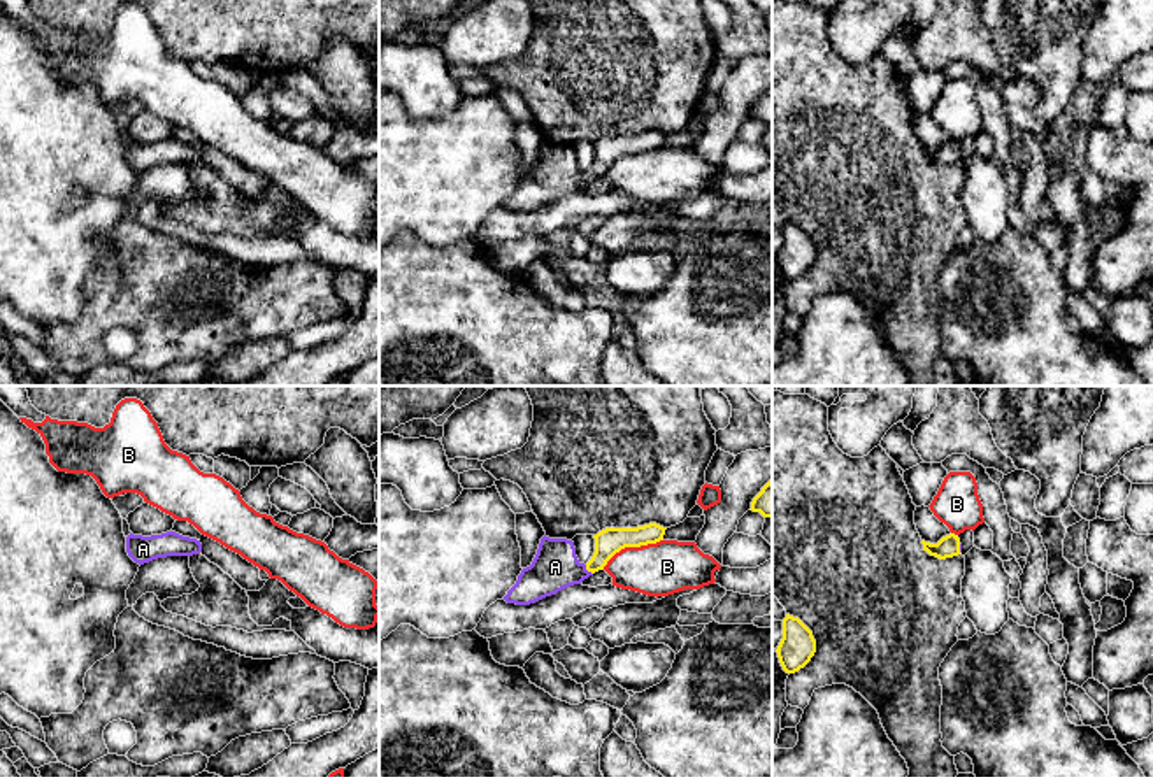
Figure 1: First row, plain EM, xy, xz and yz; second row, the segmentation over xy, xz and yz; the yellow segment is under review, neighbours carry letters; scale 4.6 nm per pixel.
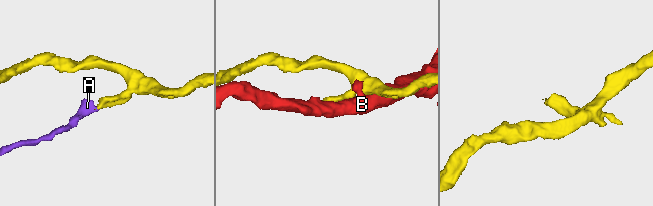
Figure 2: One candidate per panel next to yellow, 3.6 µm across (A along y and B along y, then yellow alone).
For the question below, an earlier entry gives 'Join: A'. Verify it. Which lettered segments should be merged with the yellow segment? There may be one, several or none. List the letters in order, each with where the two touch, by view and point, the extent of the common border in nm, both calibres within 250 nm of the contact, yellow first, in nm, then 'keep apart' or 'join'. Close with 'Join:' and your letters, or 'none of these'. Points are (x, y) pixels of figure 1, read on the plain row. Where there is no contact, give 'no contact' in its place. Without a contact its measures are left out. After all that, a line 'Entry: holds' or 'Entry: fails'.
A: xz (588, 178) | 60 nm | 120/220 nm | join
B: xz (630, 153) | 320 nm | 120/240 nm | keep apart
Join: A
Entry: holds

